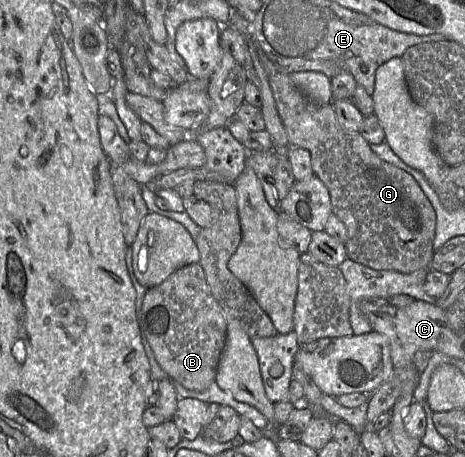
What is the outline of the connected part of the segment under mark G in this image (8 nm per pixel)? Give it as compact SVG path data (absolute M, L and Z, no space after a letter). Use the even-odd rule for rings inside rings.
M332 104L311 107L293 118L287 118L282 121L288 141L291 146L300 147L309 151L314 175L322 180L330 193L332 214L335 214L345 225L347 230L347 240L345 242L347 258L360 263L374 270L392 270L399 273L410 274L416 270L431 270L430 265L435 253L433 242L436 230L435 210L416 182L412 175L395 167L394 165L380 159L370 148L370 144L358 133L349 133L345 131L338 123L336 111Z

